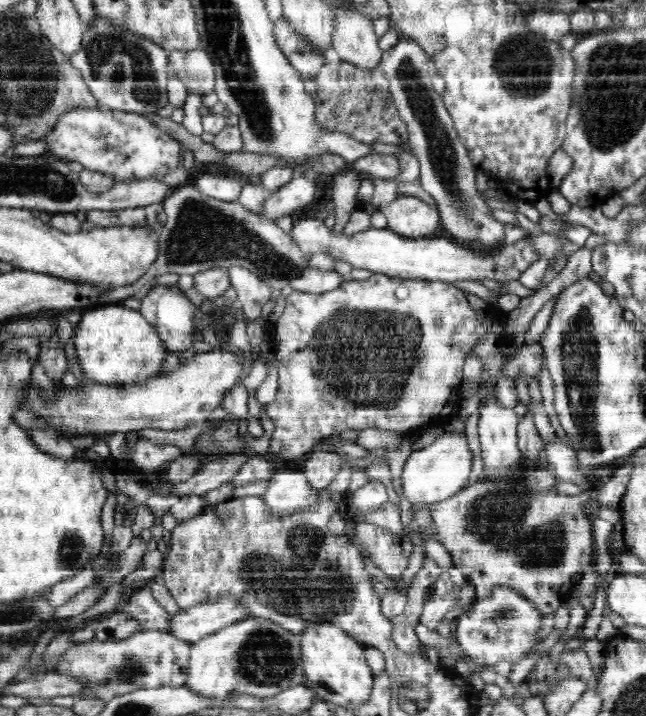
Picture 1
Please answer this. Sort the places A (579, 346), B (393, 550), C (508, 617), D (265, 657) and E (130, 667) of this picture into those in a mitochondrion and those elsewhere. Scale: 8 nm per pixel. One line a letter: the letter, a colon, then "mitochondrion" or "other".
A: mitochondrion
B: other
C: mitochondrion
D: mitochondrion
E: mitochondrion

